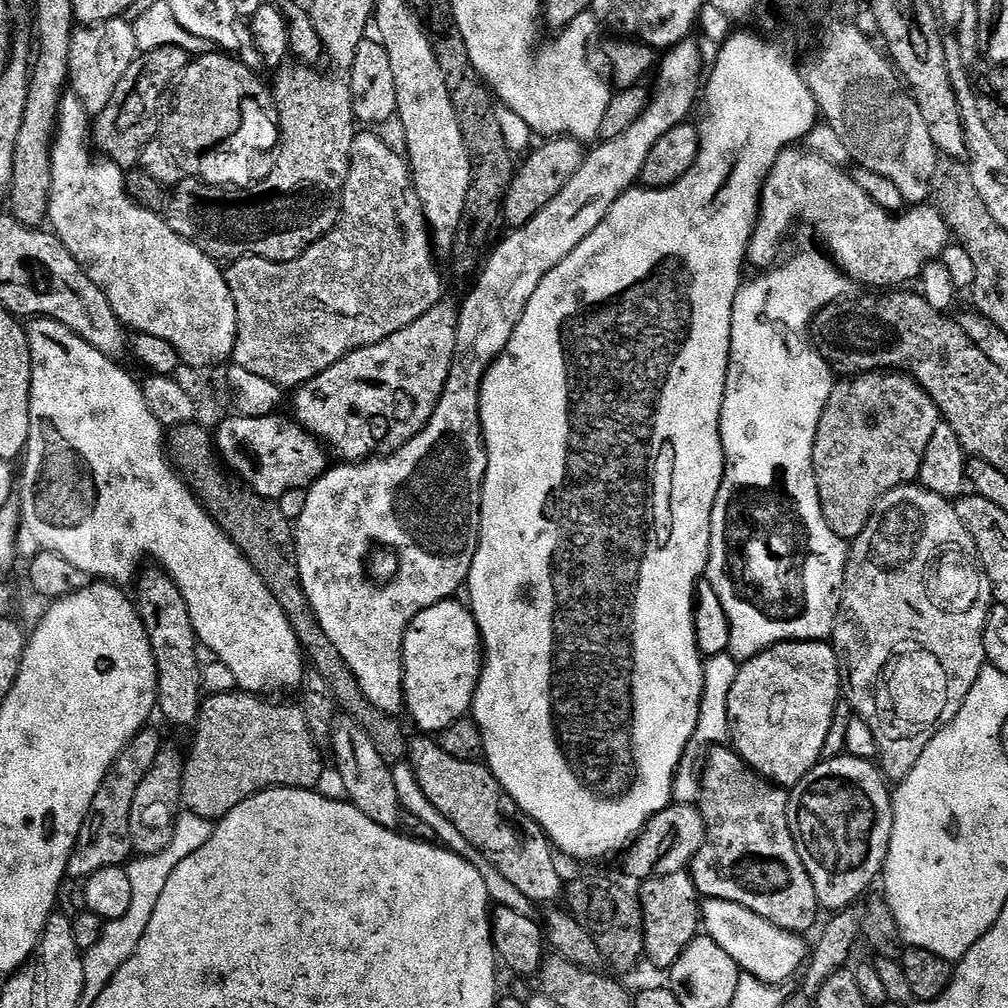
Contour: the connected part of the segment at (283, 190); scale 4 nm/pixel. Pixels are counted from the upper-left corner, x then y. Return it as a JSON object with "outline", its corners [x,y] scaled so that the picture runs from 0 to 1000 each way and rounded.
{"outline":[[[310,65],[286,66],[279,66],[273,72],[273,75],[275,75],[274,87],[272,83],[272,102],[278,125],[278,146],[273,152],[274,163],[270,167],[270,172],[260,181],[251,183],[249,187],[217,187],[214,183],[201,183],[199,179],[183,177],[180,178],[181,181],[175,188],[173,186],[170,188],[165,203],[165,217],[169,228],[173,228],[173,232],[185,236],[185,240],[192,240],[192,244],[196,244],[196,248],[200,248],[212,259],[229,260],[231,258],[238,258],[241,254],[255,254],[261,258],[271,258],[273,262],[283,262],[286,258],[295,258],[305,246],[312,244],[312,240],[315,240],[323,231],[329,229],[333,221],[337,219],[339,191],[343,185],[343,177],[347,169],[347,161],[349,160],[349,146],[351,145],[351,137],[355,130],[355,120],[351,113],[351,105],[349,104],[348,82],[342,76],[340,79],[337,75],[320,75],[319,72],[313,71],[317,69]]]}

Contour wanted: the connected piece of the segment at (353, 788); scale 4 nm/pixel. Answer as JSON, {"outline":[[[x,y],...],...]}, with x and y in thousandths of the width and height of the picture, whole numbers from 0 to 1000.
{"outline":[[[339,710],[334,713],[329,724],[328,740],[333,752],[331,760],[339,770],[346,797],[355,800],[359,808],[374,817],[393,821],[397,810],[399,811],[399,803],[395,784],[392,783],[390,761],[375,747],[375,742],[371,740],[367,730],[350,713]]]}

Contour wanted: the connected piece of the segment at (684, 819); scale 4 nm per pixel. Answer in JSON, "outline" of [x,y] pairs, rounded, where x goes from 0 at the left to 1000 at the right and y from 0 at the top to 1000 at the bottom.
{"outline":[[[668,796],[653,808],[649,808],[649,812],[645,812],[643,818],[627,834],[618,850],[619,861],[631,875],[645,873],[649,869],[678,865],[698,838],[701,822],[698,818],[698,810],[690,798]]]}

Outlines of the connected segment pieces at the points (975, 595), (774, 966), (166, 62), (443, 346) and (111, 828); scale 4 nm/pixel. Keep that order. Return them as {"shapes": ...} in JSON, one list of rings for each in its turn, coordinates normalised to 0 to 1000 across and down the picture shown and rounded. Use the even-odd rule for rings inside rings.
{"shapes":[[[[912,479],[896,480],[879,490],[865,507],[863,518],[857,523],[855,530],[844,537],[837,570],[837,588],[833,591],[833,604],[823,638],[833,655],[836,693],[844,700],[846,707],[857,714],[863,724],[867,724],[871,758],[882,775],[898,774],[903,764],[907,764],[907,756],[915,752],[915,744],[919,744],[919,740],[923,740],[925,733],[946,713],[950,704],[954,704],[958,688],[962,688],[962,681],[966,681],[970,669],[978,661],[975,627],[979,623],[980,611],[985,602],[984,578],[978,565],[972,561],[972,551],[962,526],[958,526],[954,514],[950,514],[947,499],[913,483]]],[[[699,892],[694,899],[694,912],[697,924],[705,933],[712,935],[712,938],[716,938],[716,942],[720,942],[724,950],[728,950],[735,965],[752,970],[756,974],[771,978],[781,977],[781,972],[790,963],[793,965],[799,955],[800,937],[798,940],[797,928],[781,925],[760,915],[760,911],[752,911],[748,903],[732,899],[732,895]]],[[[163,45],[152,52],[136,55],[121,81],[117,81],[113,97],[109,97],[105,109],[98,111],[93,119],[93,143],[106,158],[124,169],[134,168],[138,164],[135,162],[146,149],[147,142],[156,138],[161,118],[161,96],[178,79],[188,63],[188,49],[177,45]]],[[[441,296],[428,306],[419,315],[415,315],[411,319],[407,319],[407,323],[403,323],[399,327],[395,327],[395,331],[387,331],[387,335],[383,335],[374,341],[368,341],[362,345],[353,345],[346,353],[341,353],[335,359],[331,359],[331,363],[327,363],[327,367],[321,367],[319,371],[313,373],[308,379],[298,382],[293,386],[290,397],[290,409],[295,421],[298,421],[307,431],[313,433],[318,438],[329,439],[328,447],[337,451],[336,455],[341,458],[360,458],[366,454],[376,453],[378,450],[388,450],[393,445],[398,444],[401,440],[406,440],[413,432],[421,428],[421,424],[427,419],[427,415],[431,411],[431,407],[435,403],[435,399],[440,390],[442,383],[442,375],[446,371],[446,363],[450,359],[450,343],[454,335],[454,315],[456,314],[456,307],[453,299],[447,296]]],[[[145,720],[119,745],[93,792],[87,812],[83,814],[83,822],[79,825],[75,836],[75,842],[71,844],[67,856],[67,869],[70,872],[83,875],[103,860],[122,858],[132,848],[129,800],[133,800],[133,788],[137,784],[137,779],[141,777],[141,772],[145,772],[149,760],[153,760],[153,752],[157,752],[157,744],[160,741],[161,733],[159,734],[158,728],[151,723],[151,720]]]]}

